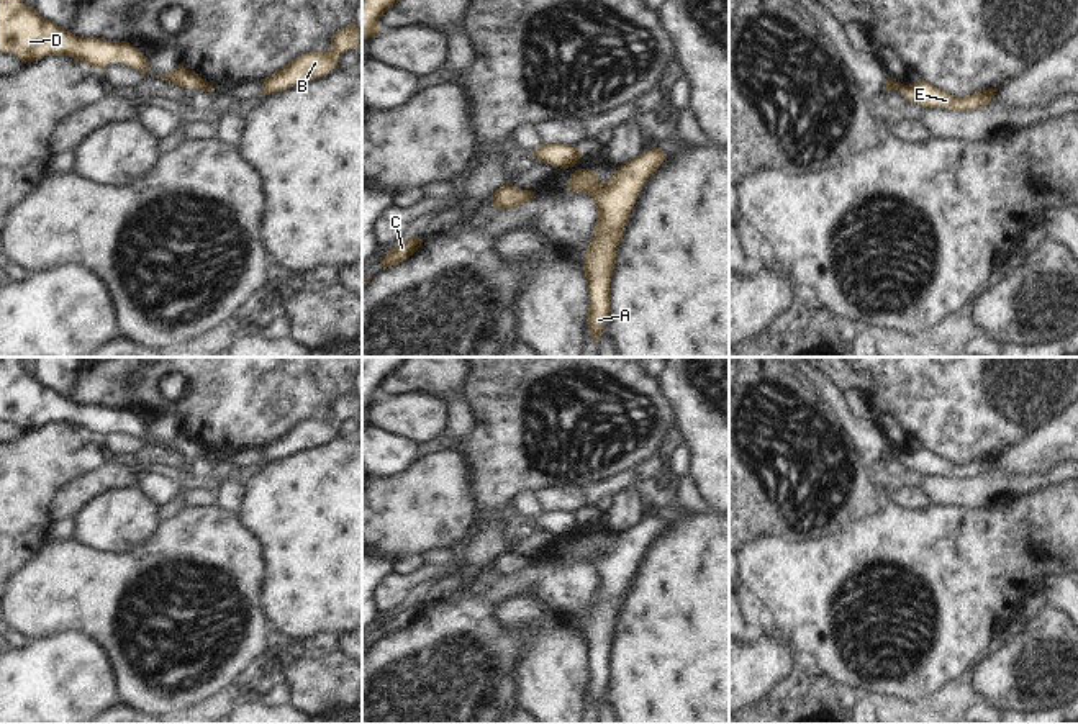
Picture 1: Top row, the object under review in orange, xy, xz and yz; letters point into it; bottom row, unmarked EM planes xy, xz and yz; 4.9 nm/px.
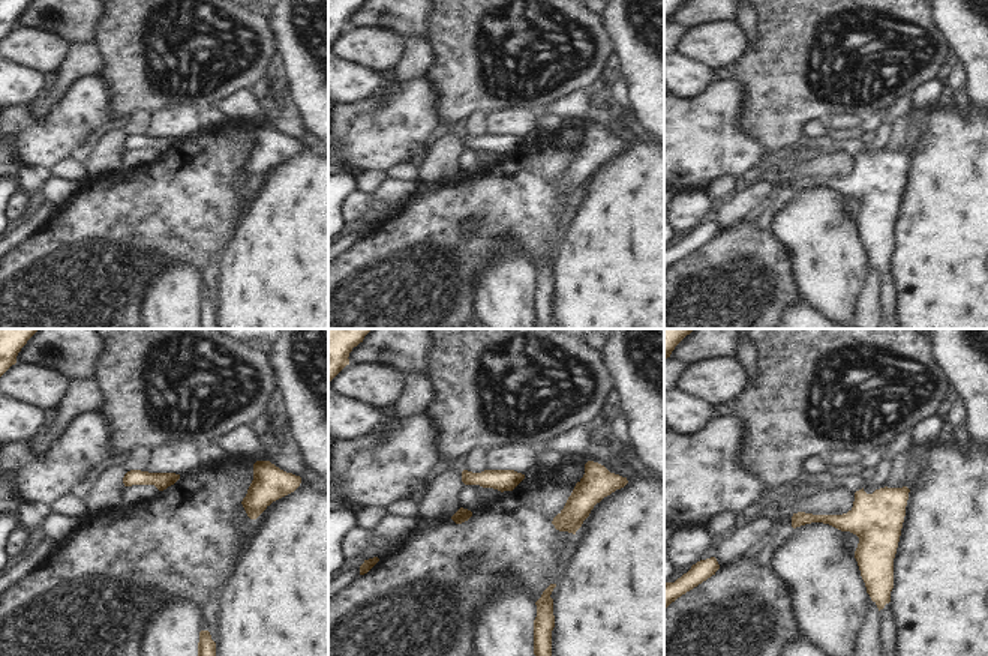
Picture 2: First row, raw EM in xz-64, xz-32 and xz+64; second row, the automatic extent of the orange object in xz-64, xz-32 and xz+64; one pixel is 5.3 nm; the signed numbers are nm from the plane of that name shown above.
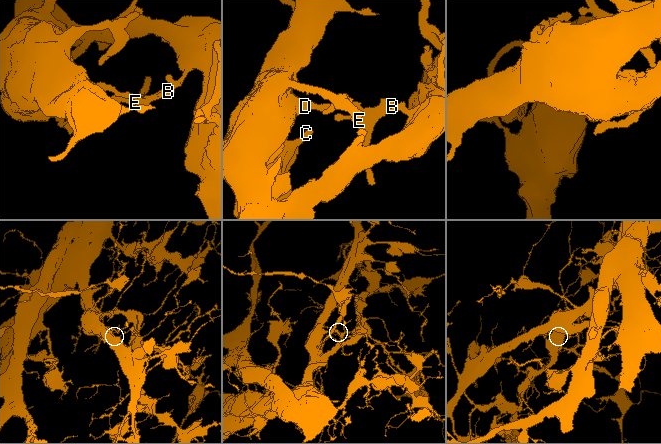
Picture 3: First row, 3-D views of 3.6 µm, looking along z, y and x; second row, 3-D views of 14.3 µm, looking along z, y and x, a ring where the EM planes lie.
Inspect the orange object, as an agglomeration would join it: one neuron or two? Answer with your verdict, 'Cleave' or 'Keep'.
Cleave.

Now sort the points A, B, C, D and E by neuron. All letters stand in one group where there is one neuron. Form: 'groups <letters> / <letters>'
groups A B E / C D

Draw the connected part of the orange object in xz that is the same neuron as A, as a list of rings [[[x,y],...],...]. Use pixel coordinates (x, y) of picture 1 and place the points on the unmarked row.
[[[654,514],[618,534],[606,550],[601,550],[590,536],[575,537],[567,547],[568,557],[587,560],[598,575],[595,604],[588,611],[582,634],[590,665],[587,691],[596,713],[609,683],[609,650],[623,596],[644,550],[665,526],[667,521]]]

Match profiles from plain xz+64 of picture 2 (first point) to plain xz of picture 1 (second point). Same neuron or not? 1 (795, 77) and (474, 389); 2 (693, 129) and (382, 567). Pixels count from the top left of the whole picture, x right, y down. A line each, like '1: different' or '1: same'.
1: same
2: different

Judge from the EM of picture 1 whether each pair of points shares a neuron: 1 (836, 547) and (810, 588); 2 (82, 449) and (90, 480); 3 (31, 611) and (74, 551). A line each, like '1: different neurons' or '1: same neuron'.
1: same neuron
2: different neurons
3: same neuron

